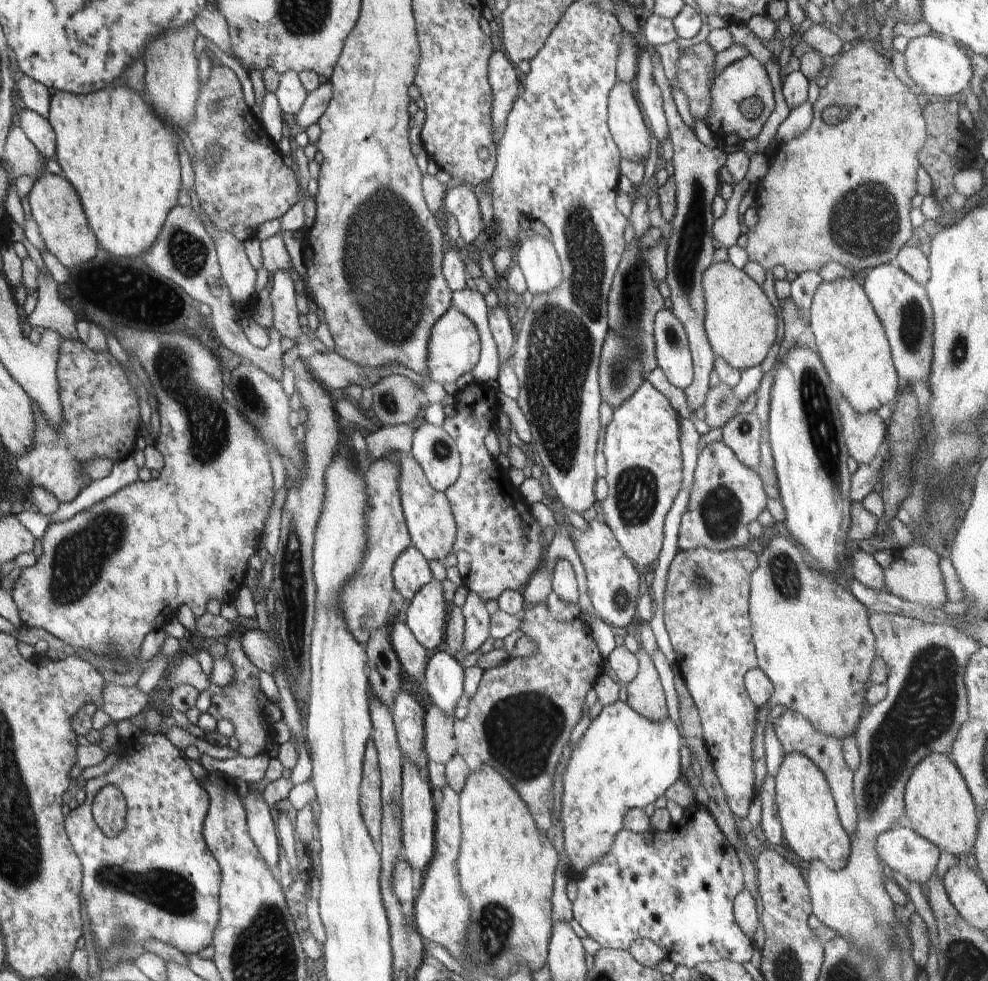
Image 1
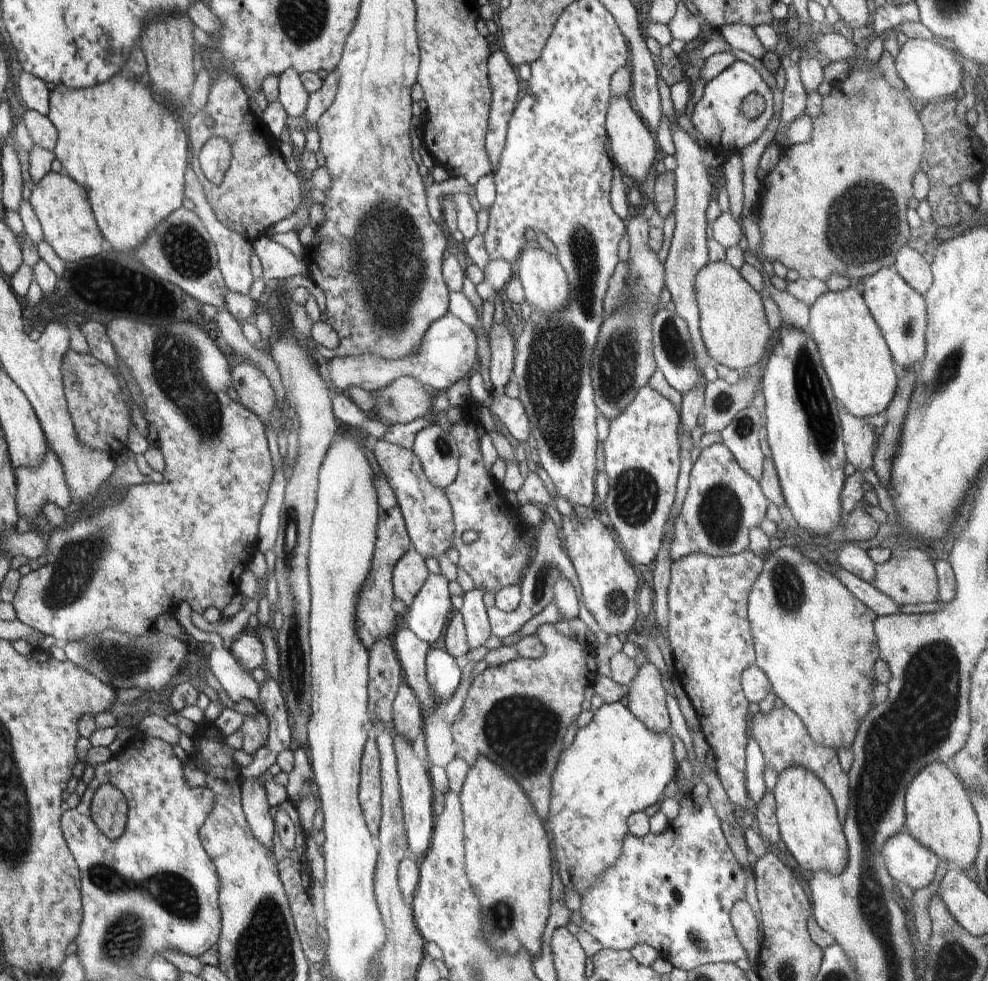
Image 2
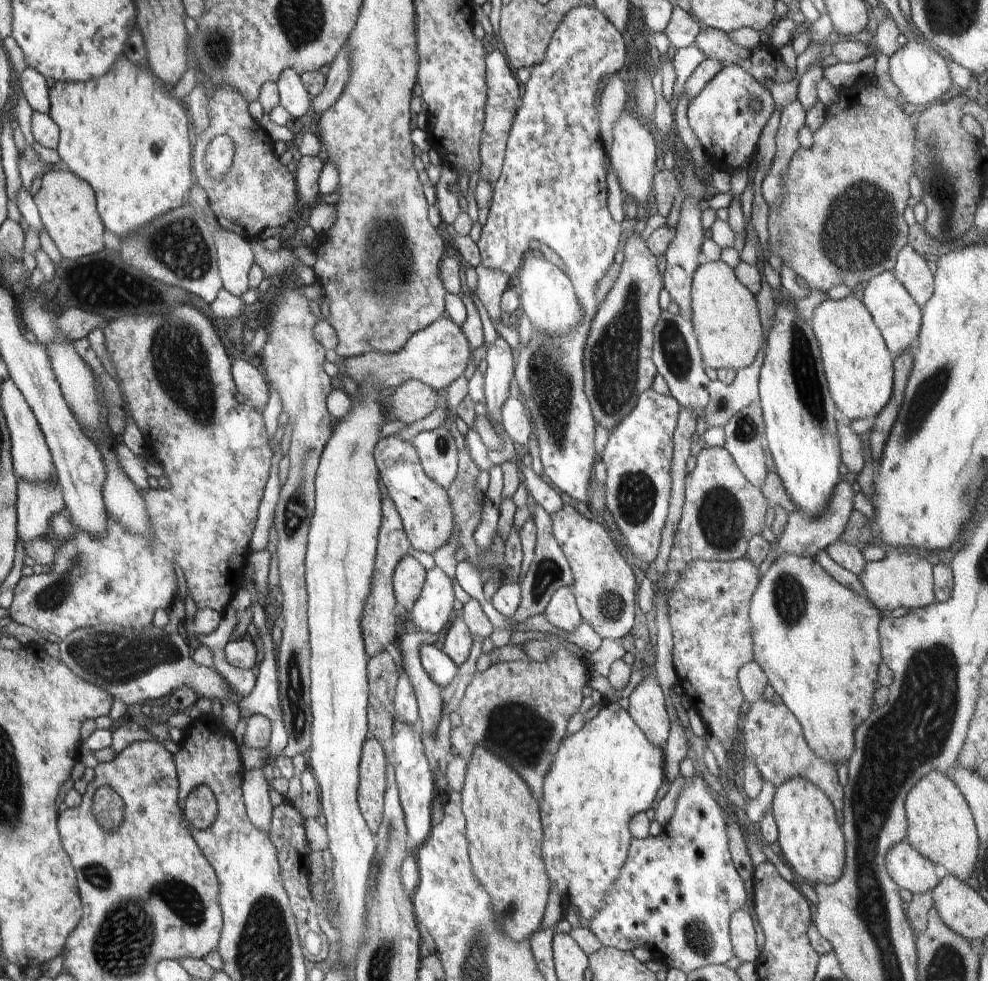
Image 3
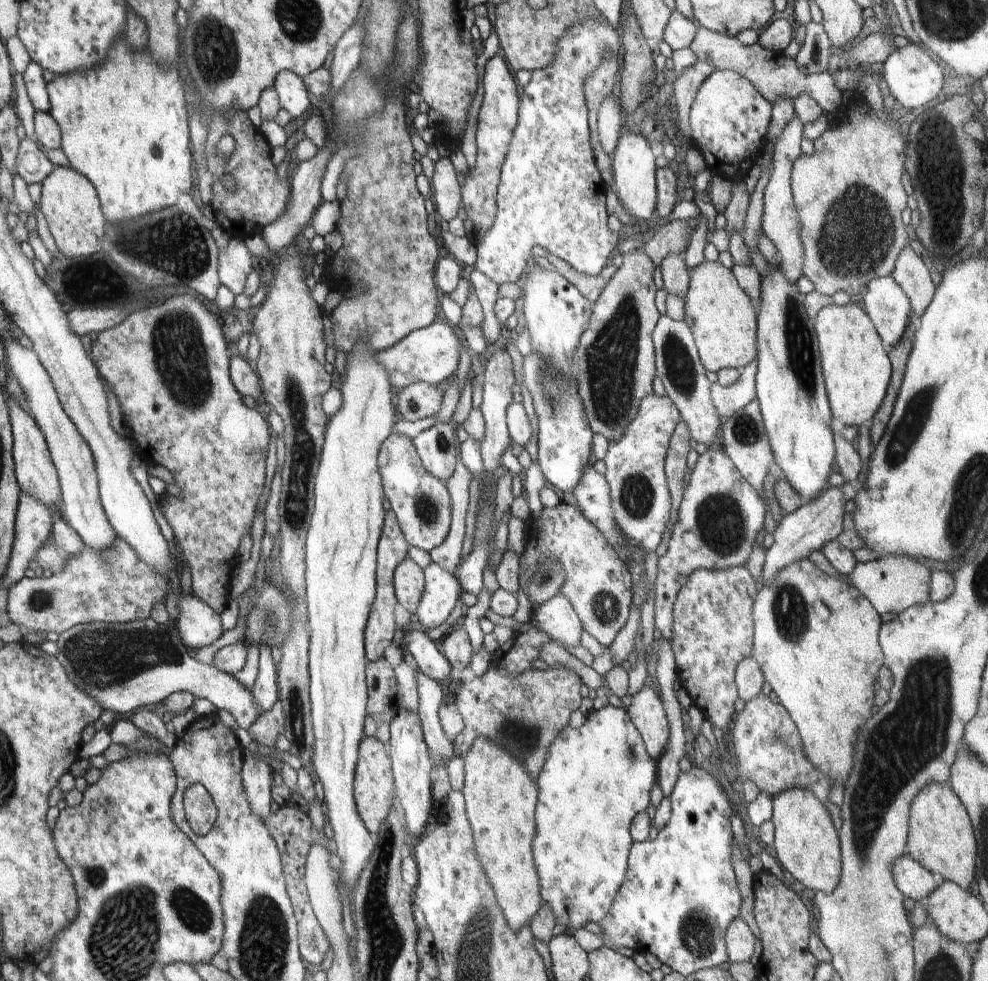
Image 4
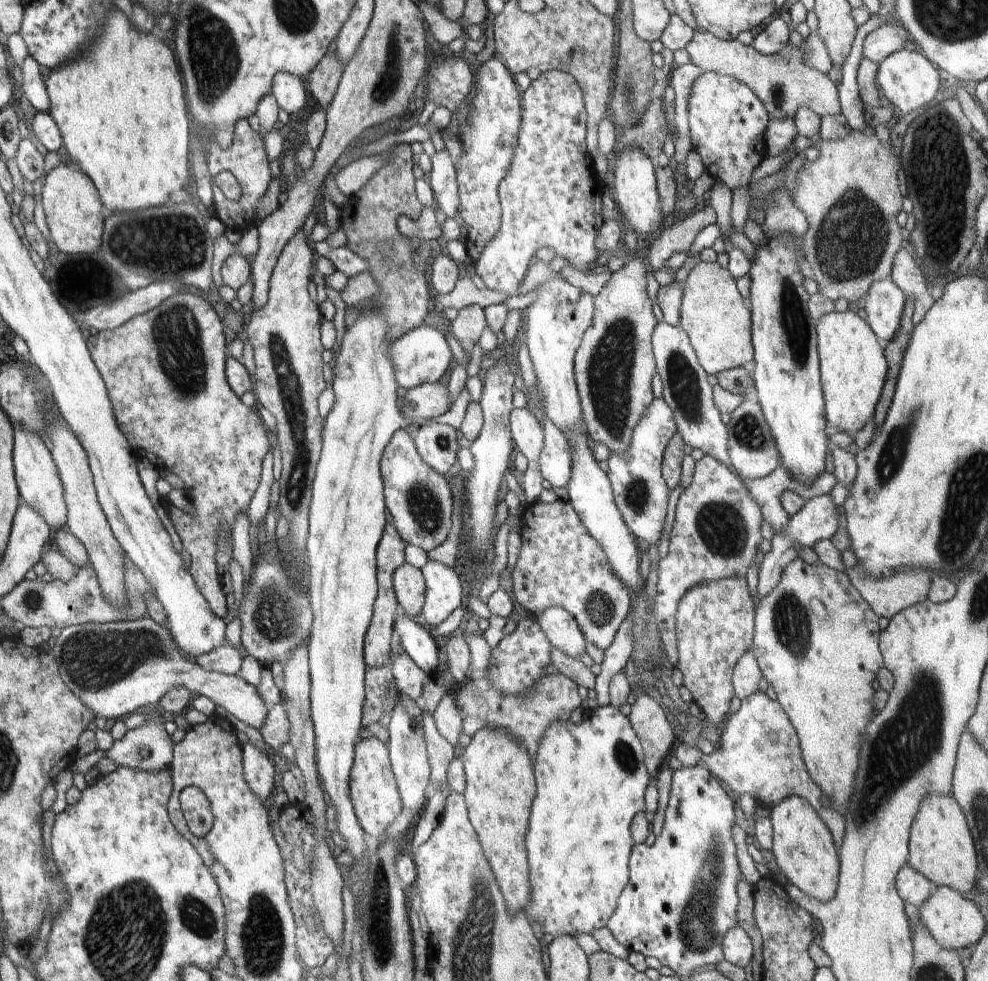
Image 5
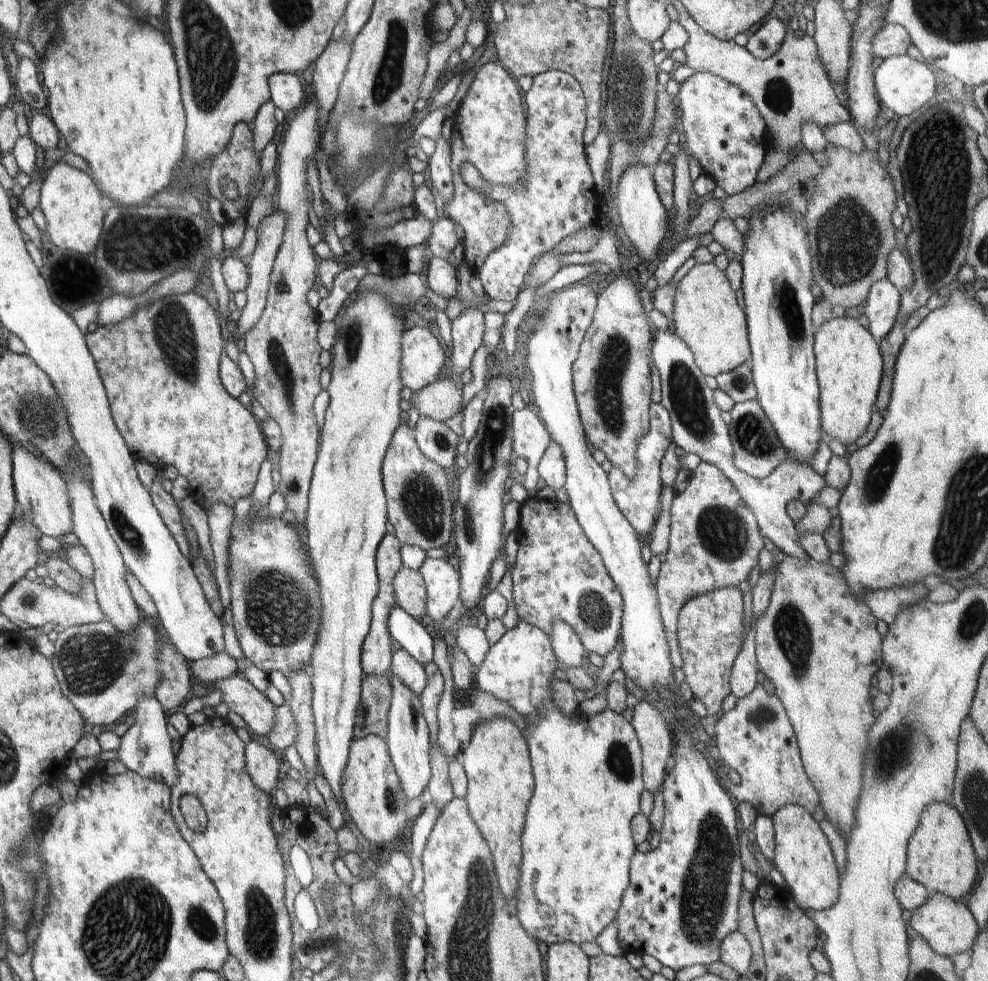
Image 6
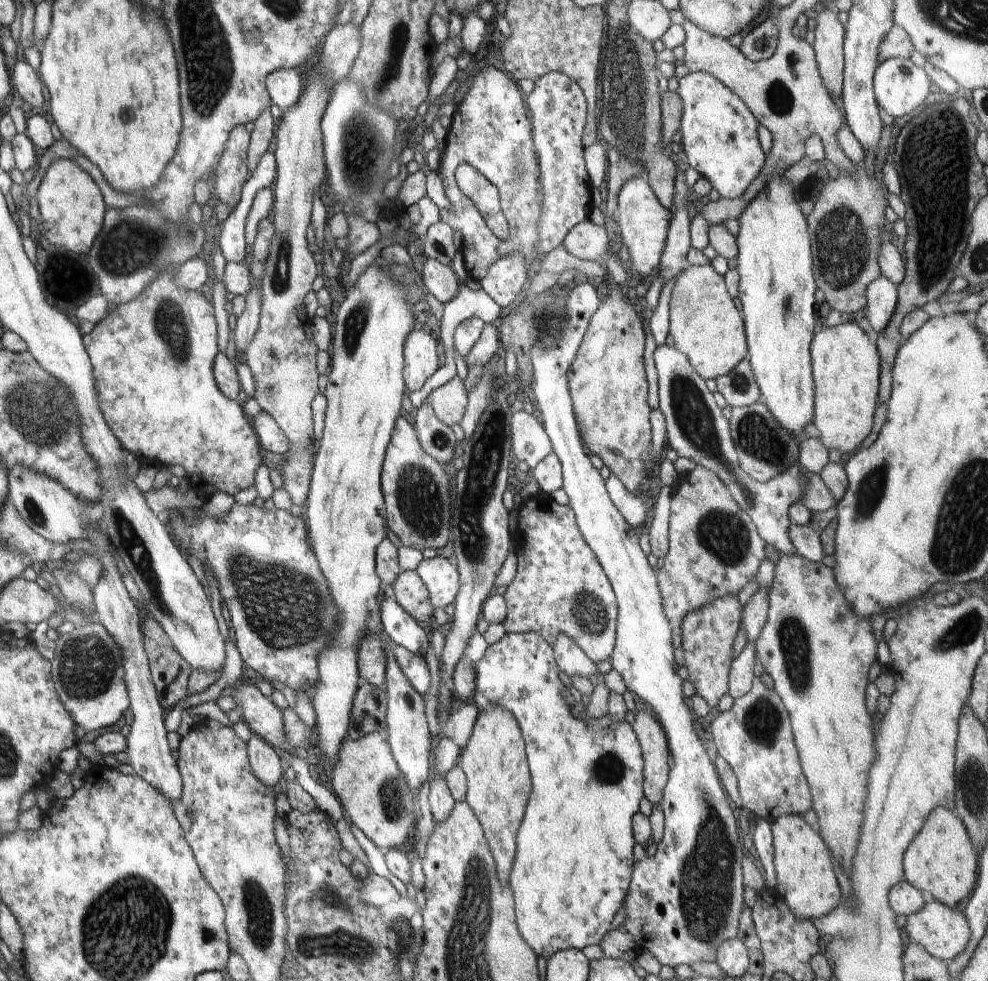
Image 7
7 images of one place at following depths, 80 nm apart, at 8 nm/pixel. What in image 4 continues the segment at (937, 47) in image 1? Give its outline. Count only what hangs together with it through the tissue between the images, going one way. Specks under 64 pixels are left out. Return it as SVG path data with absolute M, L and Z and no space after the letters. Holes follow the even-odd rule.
M914 42L892 51L892 54L889 54L878 68L883 71L884 82L894 96L897 106L905 110L920 108L920 106L932 102L944 86L943 67L932 59L921 45Z

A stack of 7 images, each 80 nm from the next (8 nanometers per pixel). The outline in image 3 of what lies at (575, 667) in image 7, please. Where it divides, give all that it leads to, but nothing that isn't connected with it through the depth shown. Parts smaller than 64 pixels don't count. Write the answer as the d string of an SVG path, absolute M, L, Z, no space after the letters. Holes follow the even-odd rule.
M568 587L556 590L543 612L544 618L564 634L572 634L583 622L575 596Z

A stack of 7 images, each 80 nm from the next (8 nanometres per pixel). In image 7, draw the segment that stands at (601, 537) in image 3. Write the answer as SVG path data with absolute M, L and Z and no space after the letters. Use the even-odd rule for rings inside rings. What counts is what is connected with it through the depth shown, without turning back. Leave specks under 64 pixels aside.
M548 493L523 501L518 507L513 539L518 563L515 578L502 595L507 604L507 615L502 623L506 632L535 632L543 636L551 647L559 634L565 634L593 663L610 660L617 629L617 598L596 555L586 544L572 508L554 502Z

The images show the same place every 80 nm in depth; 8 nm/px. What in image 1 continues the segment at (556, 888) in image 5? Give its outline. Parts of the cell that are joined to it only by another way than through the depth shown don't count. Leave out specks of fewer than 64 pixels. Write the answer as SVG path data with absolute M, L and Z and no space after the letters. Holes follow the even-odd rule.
M624 701L603 706L600 713L591 719L583 737L575 744L562 776L560 820L564 852L569 860L566 871L570 880L577 881L588 865L593 865L609 853L616 835L625 828L624 817L629 810L646 808L665 794L674 782L684 777L679 753L684 744L683 735L670 717L659 722L648 720Z

